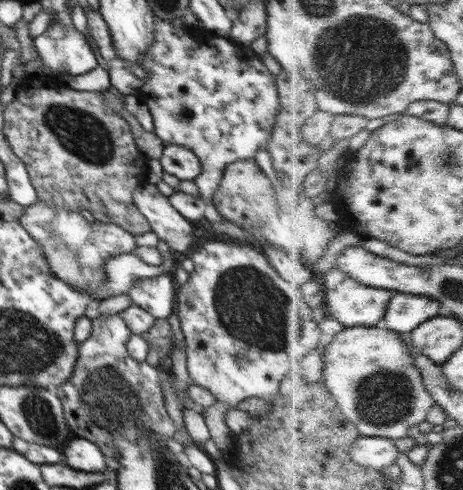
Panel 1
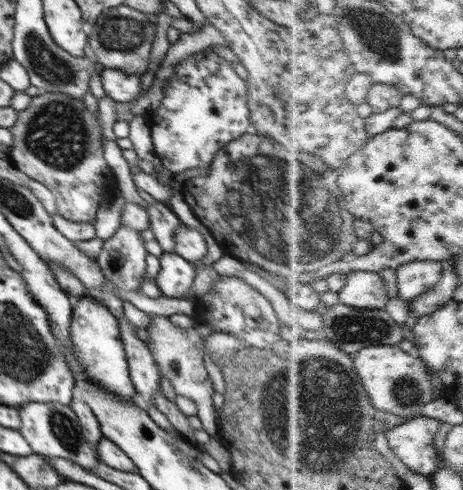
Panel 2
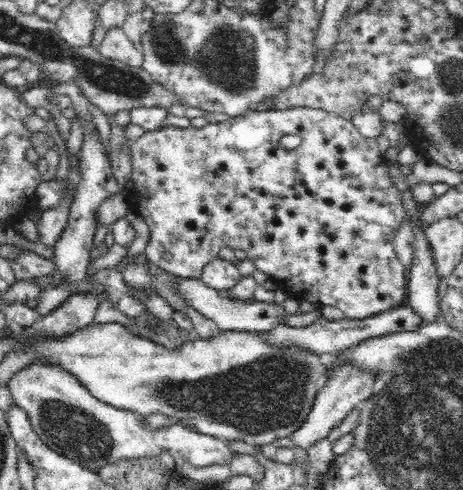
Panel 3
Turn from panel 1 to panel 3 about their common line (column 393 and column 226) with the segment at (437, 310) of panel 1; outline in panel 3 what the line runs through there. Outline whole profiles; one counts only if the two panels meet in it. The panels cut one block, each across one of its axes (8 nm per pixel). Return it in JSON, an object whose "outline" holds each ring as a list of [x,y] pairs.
{"outline":[[[181,279],[182,293],[186,294],[186,297],[190,299],[192,305],[200,312],[204,313],[204,316],[214,320],[218,323],[221,331],[224,330],[248,330],[249,332],[264,332],[269,331],[272,322],[278,322],[280,316],[284,316],[286,313],[283,310],[282,305],[278,305],[276,302],[269,304],[263,301],[256,300],[252,304],[234,303],[224,296],[222,289],[209,287],[201,279]]]}

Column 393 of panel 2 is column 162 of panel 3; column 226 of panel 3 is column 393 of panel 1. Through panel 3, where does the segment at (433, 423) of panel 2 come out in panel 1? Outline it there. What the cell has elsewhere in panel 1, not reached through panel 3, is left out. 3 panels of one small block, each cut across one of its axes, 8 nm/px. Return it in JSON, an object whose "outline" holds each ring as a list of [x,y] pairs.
{"outline":[[[362,435],[351,451],[358,464],[378,471],[394,466],[401,455],[396,441],[384,436]]]}

